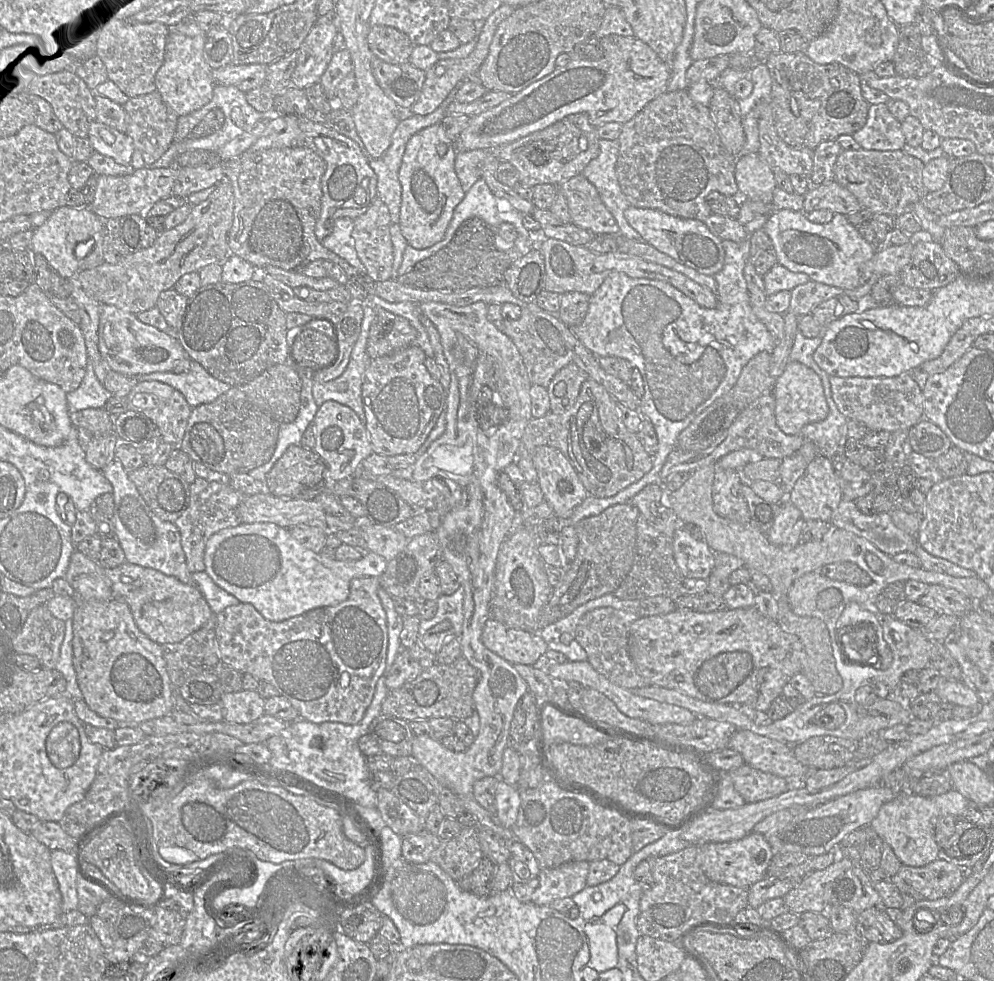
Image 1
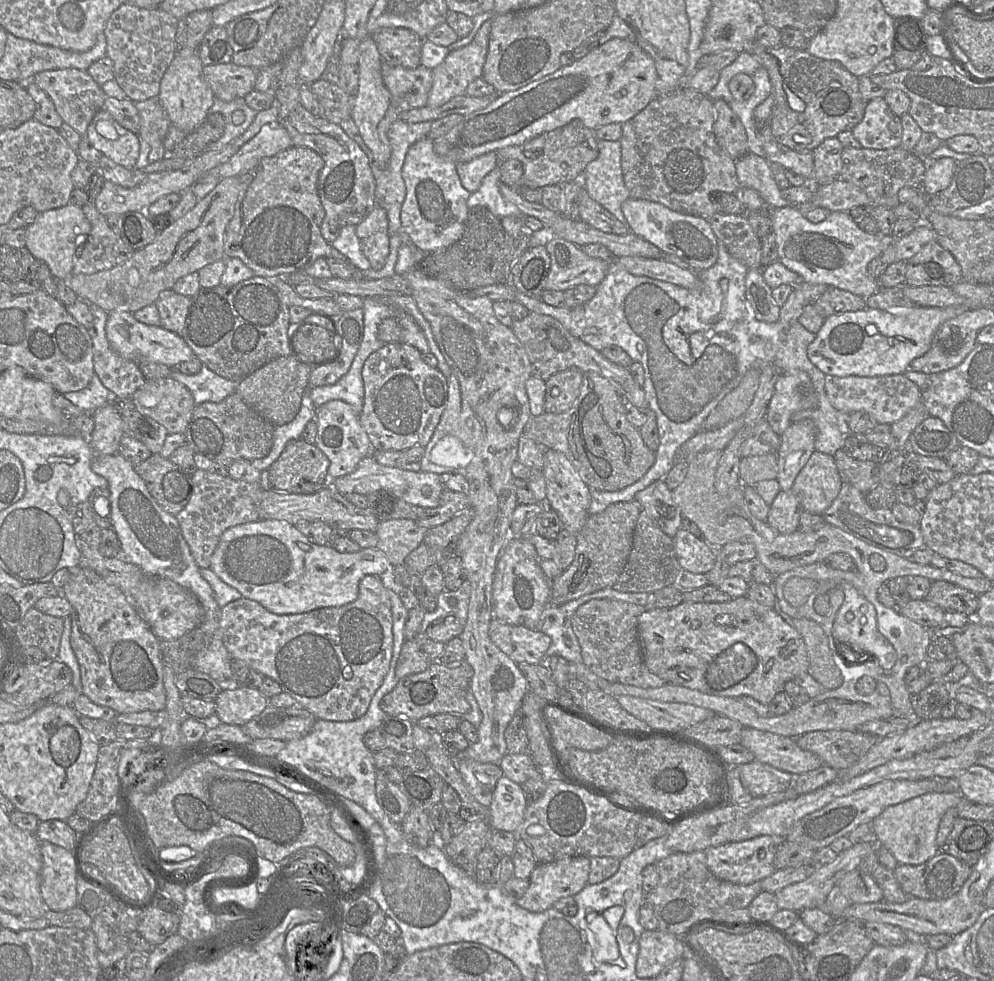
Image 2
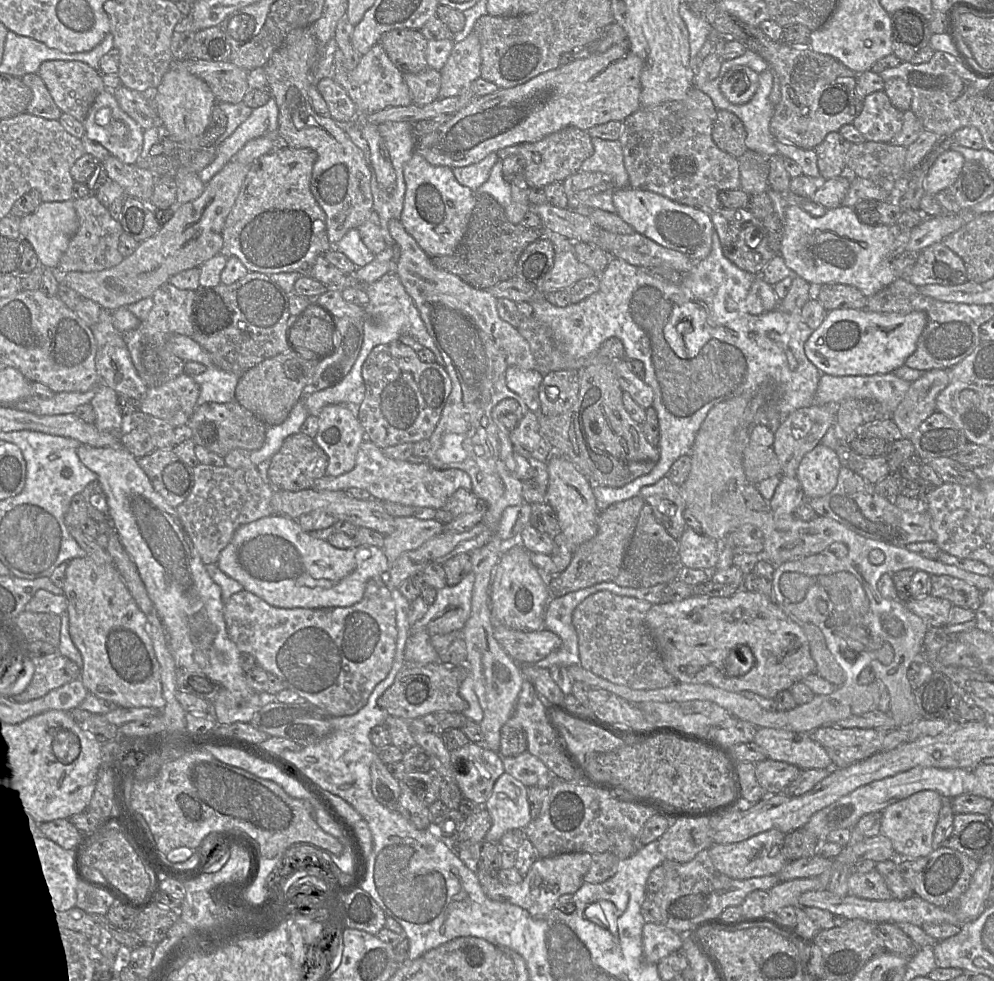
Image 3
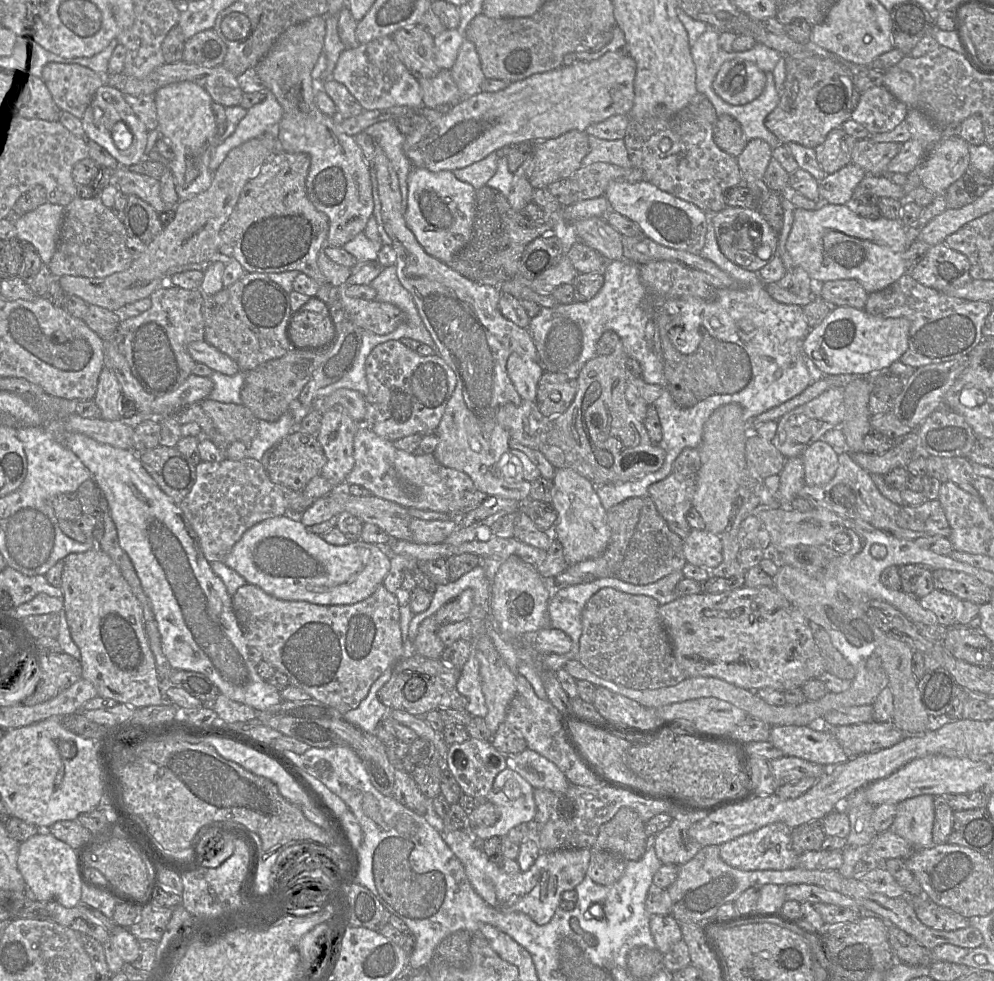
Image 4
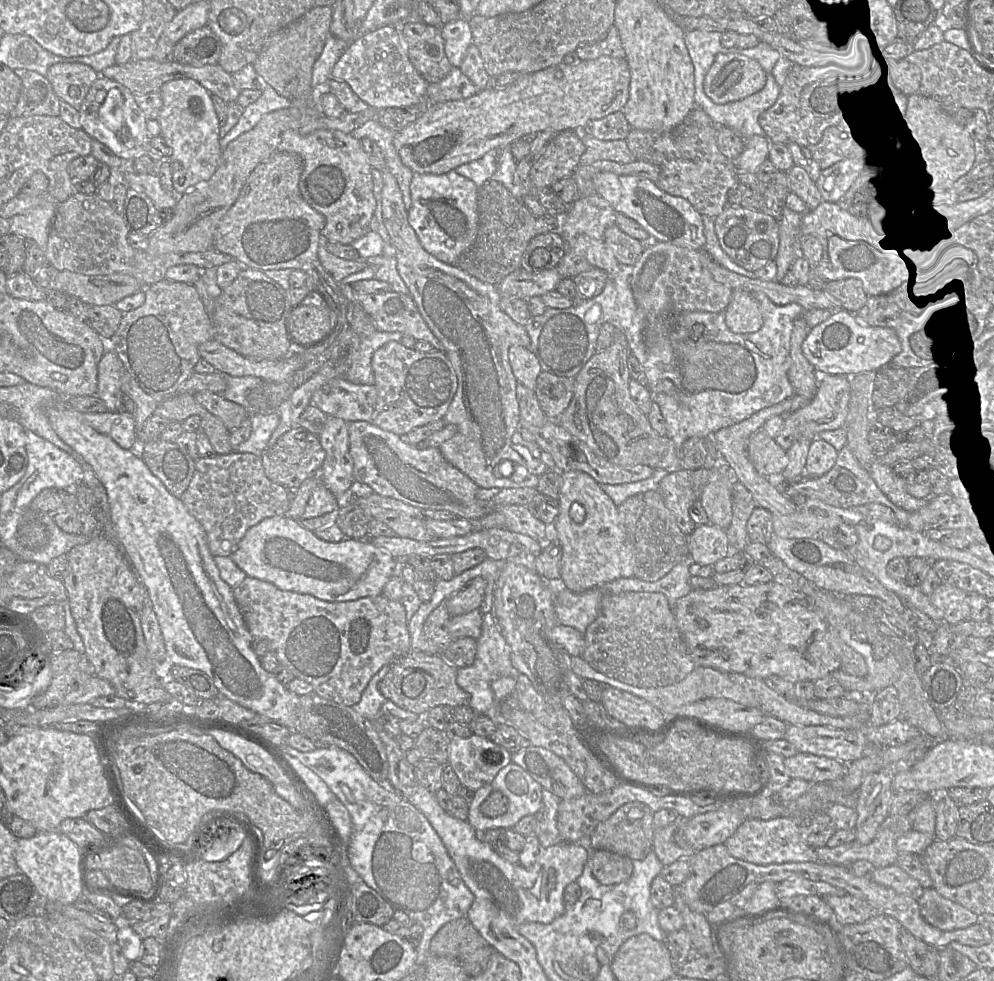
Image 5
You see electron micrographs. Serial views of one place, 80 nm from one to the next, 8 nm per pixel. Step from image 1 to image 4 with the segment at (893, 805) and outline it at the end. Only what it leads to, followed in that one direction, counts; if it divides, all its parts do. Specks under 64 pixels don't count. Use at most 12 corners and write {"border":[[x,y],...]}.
{"border":[[934,796],[897,804],[890,830],[914,850],[932,847]]}

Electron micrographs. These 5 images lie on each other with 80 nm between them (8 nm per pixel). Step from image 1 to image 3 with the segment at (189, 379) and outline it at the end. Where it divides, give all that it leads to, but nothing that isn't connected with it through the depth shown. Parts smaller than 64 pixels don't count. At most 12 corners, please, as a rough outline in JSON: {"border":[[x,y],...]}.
{"border":[[216,366],[191,375],[197,406],[235,400],[240,377]]}

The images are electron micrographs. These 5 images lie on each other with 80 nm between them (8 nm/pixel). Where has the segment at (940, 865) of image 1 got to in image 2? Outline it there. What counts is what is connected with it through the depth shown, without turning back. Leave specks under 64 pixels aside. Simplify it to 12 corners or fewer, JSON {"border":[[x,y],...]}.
{"border":[[940,851],[894,870],[911,897],[947,899],[972,867]]}

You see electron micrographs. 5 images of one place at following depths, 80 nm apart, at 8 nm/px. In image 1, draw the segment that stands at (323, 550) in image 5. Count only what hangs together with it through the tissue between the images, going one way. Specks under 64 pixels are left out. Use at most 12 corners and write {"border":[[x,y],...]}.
{"border":[[274,523],[212,535],[205,572],[280,622],[345,601],[388,562],[340,561]]}

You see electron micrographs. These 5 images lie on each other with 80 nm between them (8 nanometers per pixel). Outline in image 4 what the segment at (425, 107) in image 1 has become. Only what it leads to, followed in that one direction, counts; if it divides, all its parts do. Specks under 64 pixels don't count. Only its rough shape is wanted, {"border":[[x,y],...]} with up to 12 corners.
{"border":[[464,39],[450,71],[462,98],[486,77],[476,46]]}

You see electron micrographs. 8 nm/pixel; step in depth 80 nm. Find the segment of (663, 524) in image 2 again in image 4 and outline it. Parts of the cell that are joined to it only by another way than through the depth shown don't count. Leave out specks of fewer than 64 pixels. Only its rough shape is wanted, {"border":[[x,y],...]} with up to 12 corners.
{"border":[[673,472],[648,487],[668,527],[683,540],[691,531],[696,475]]}

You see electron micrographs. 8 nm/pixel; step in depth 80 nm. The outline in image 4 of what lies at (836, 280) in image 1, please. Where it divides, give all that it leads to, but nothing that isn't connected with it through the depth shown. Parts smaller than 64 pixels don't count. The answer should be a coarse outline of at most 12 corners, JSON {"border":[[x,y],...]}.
{"border":[[852,204],[796,208],[786,250],[868,294],[908,272],[906,227]]}

